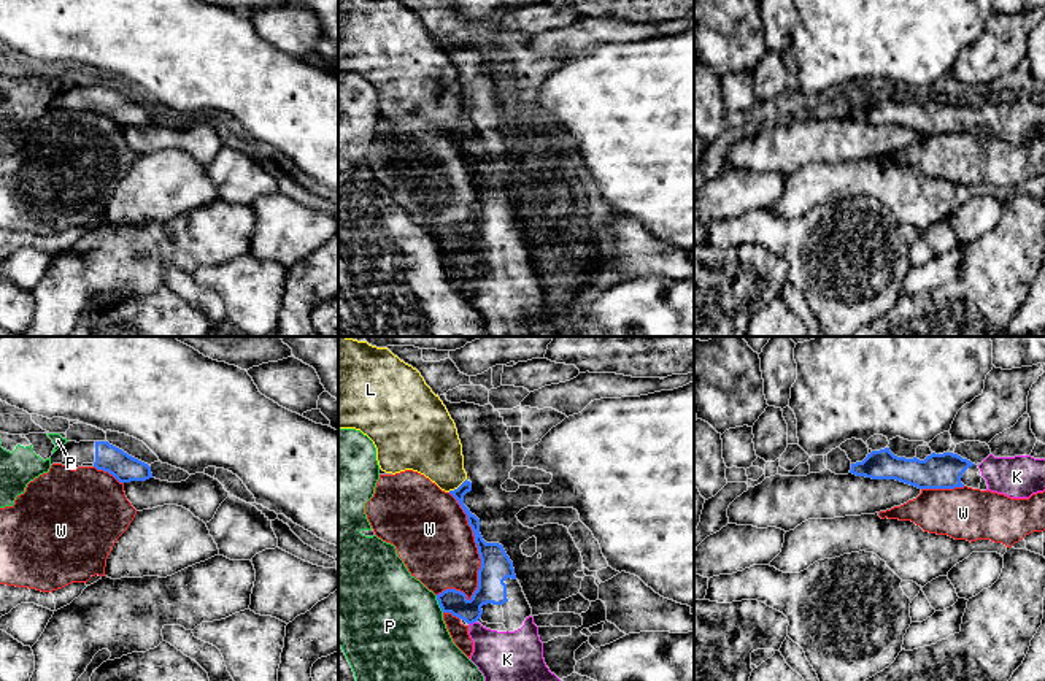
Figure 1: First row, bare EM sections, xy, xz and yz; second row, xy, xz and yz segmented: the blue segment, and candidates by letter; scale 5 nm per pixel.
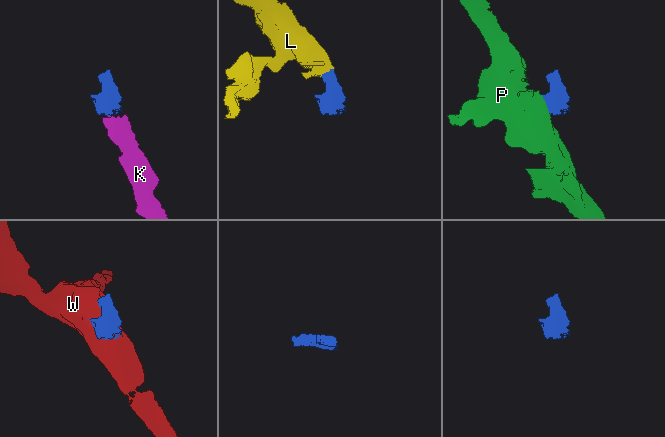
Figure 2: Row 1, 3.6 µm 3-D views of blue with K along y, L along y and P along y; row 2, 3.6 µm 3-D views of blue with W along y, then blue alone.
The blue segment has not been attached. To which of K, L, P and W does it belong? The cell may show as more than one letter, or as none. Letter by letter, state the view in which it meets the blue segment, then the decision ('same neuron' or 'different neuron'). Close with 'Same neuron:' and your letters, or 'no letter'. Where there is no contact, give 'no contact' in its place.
K: meets blue in xz; same neuron
L: meets blue in xz; same neuron
P: meets blue in xz; different neuron
W: meets blue in xz; different neuron
Same neuron: K, L

